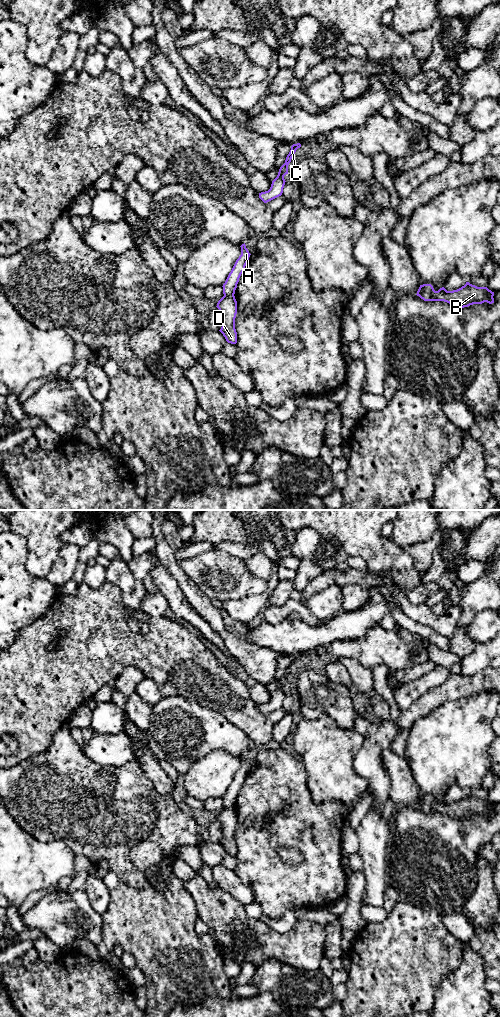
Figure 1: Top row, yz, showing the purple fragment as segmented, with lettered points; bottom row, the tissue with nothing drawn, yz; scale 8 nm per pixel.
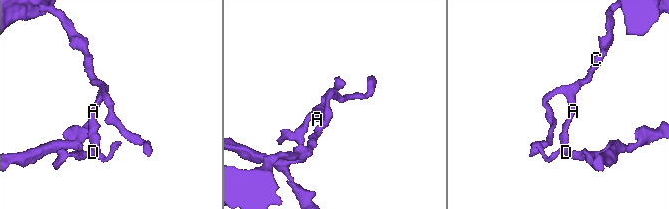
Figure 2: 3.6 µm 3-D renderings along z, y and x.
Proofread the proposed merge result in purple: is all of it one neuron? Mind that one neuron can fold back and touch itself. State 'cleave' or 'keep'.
cleave

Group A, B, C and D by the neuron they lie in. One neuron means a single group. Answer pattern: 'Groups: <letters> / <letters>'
Groups: A C / B D

